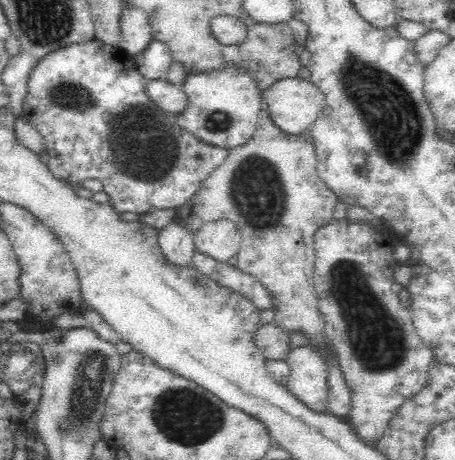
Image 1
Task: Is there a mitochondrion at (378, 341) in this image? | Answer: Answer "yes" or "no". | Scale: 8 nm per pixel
yes

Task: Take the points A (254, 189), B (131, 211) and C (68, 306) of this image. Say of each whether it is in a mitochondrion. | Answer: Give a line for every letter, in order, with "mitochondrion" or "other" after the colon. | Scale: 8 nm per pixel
A: mitochondrion
B: other
C: other

